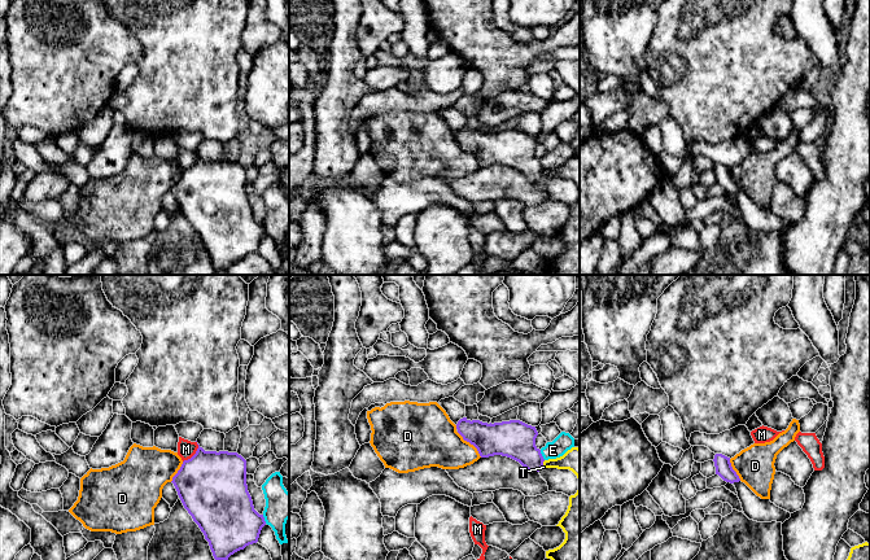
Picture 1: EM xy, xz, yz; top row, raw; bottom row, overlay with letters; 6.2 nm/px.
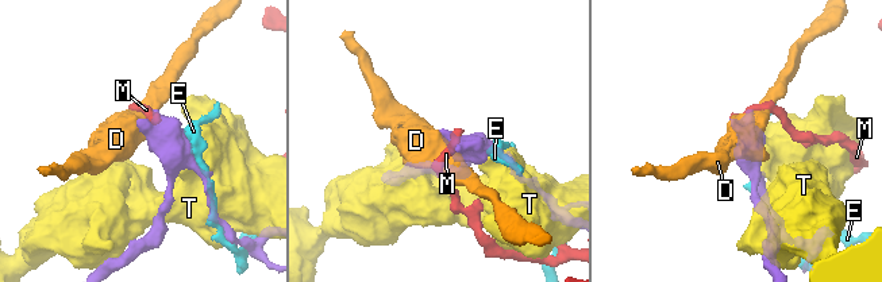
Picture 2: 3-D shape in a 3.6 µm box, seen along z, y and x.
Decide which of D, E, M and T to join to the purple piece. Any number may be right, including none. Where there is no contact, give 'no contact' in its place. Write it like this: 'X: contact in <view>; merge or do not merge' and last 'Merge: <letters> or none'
D: contact in xz; do not merge
E: contact in xz; do not merge
M: contact in xy; do not merge
T: contact in xz; do not merge
Merge: none

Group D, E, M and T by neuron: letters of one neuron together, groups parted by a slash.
D / E / M / T

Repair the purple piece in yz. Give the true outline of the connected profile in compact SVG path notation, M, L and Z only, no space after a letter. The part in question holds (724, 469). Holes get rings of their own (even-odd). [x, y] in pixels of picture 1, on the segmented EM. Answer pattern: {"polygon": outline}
{"polygon": "M716 454L713 461L716 467L716 474L718 474L723 481L730 484L740 481L739 476L731 467L730 458L722 454Z"}

